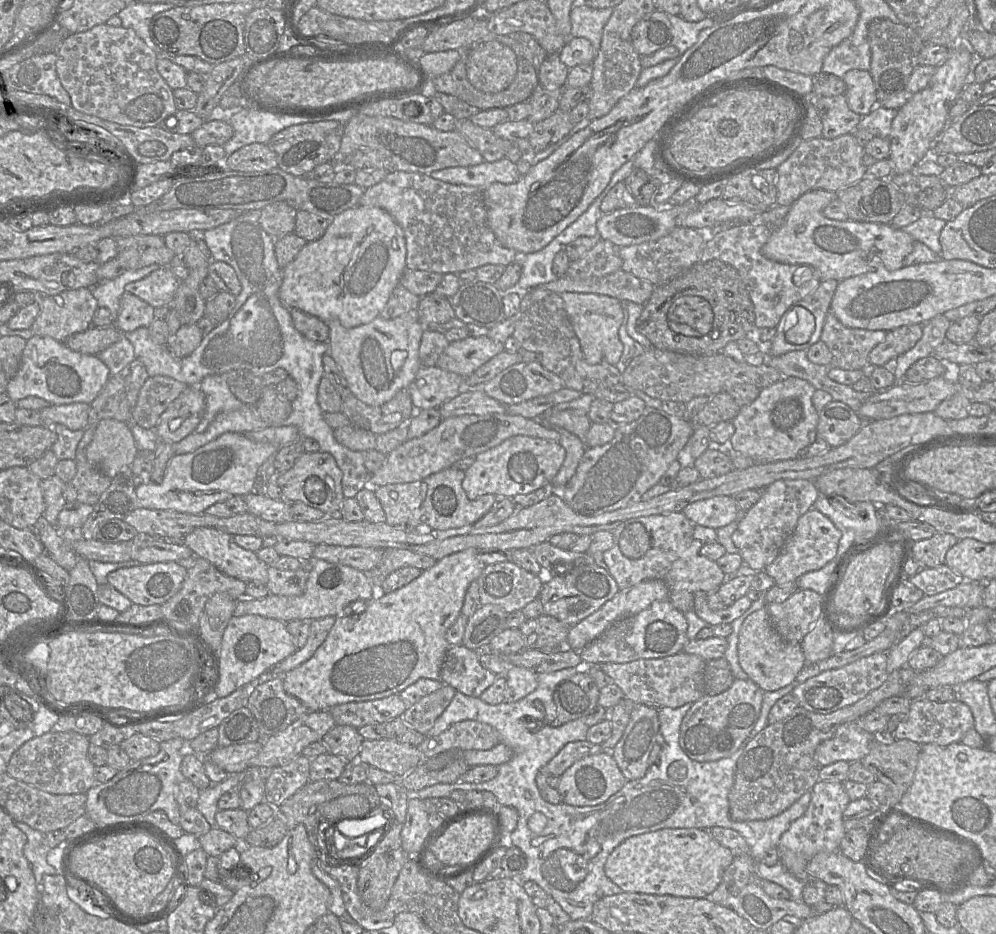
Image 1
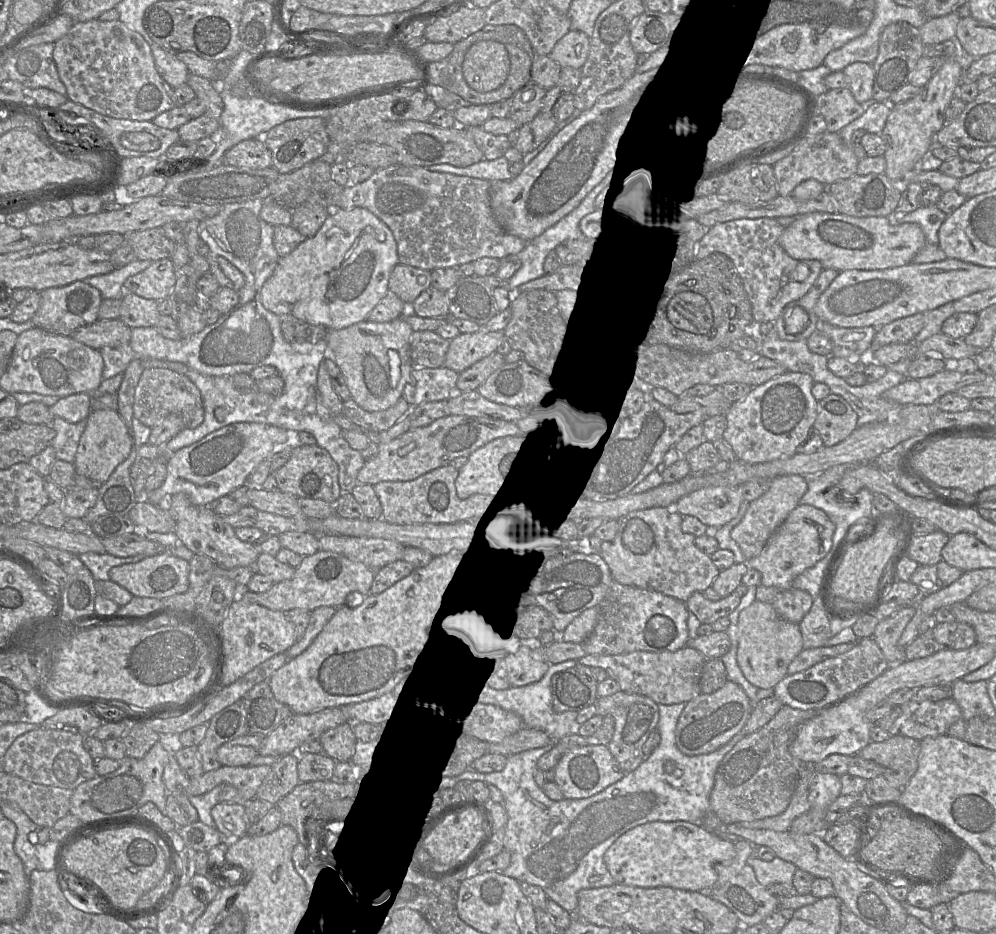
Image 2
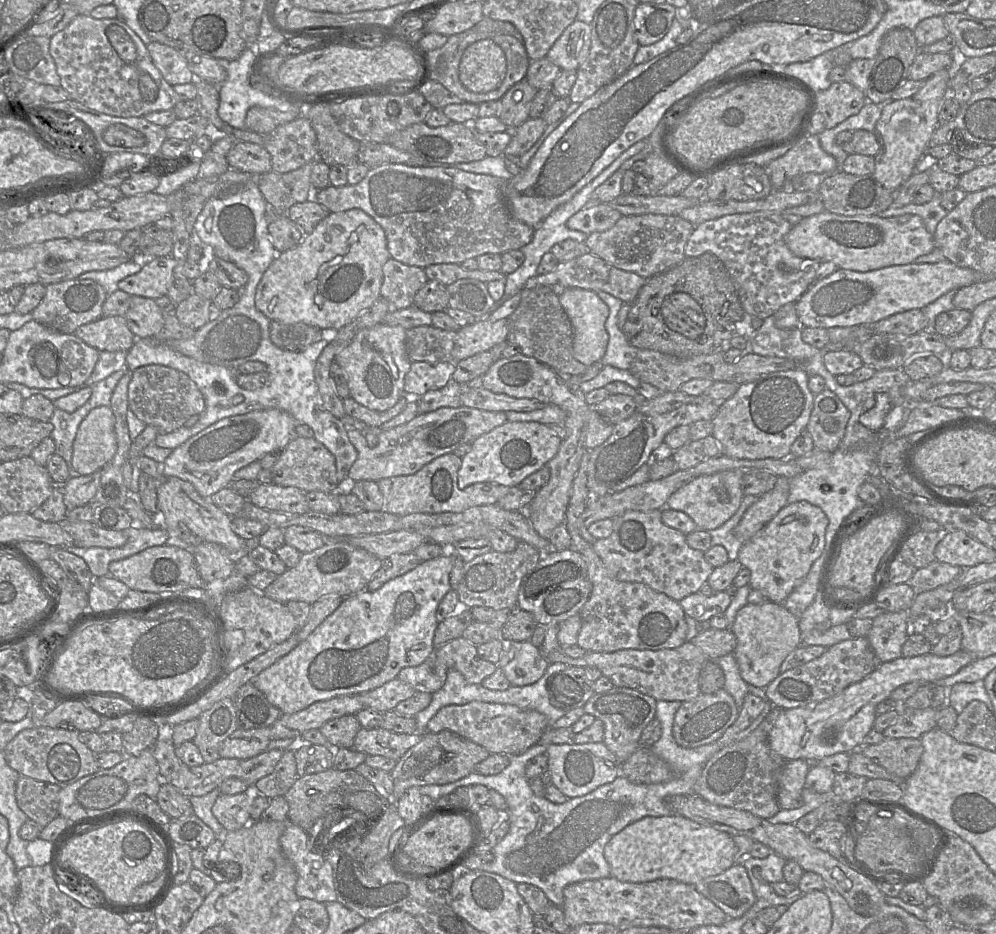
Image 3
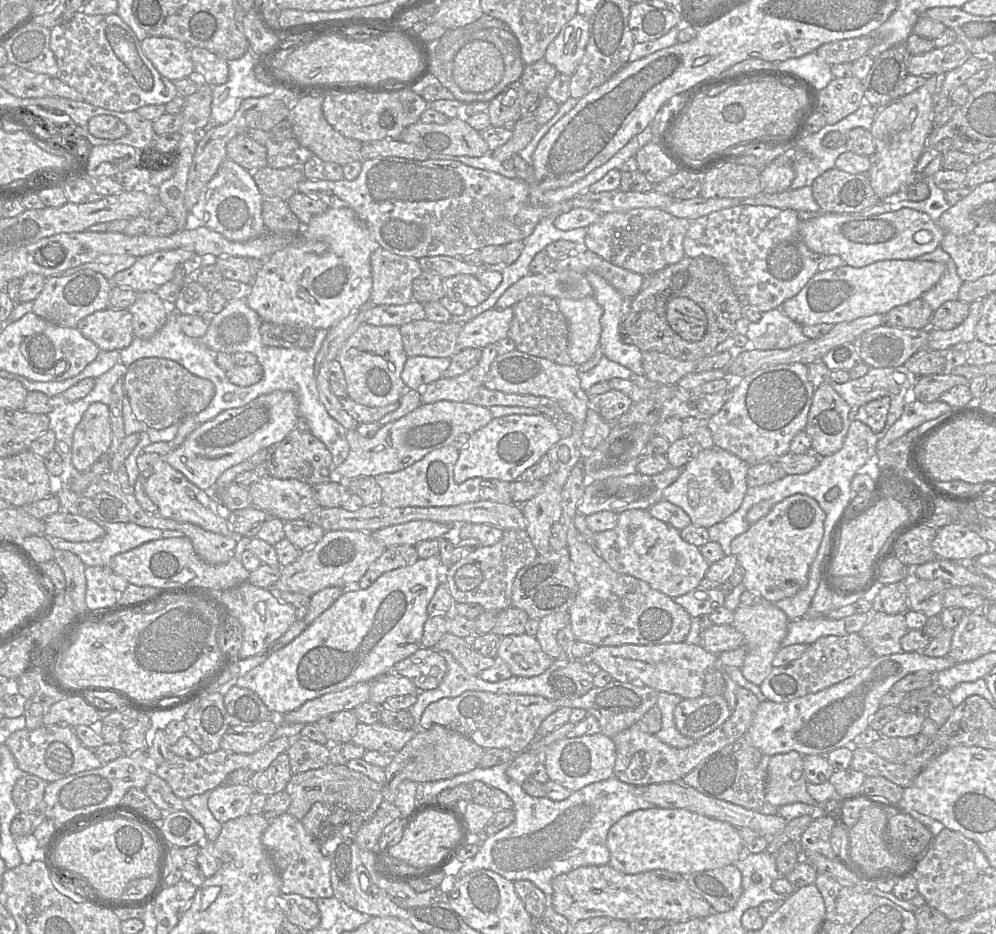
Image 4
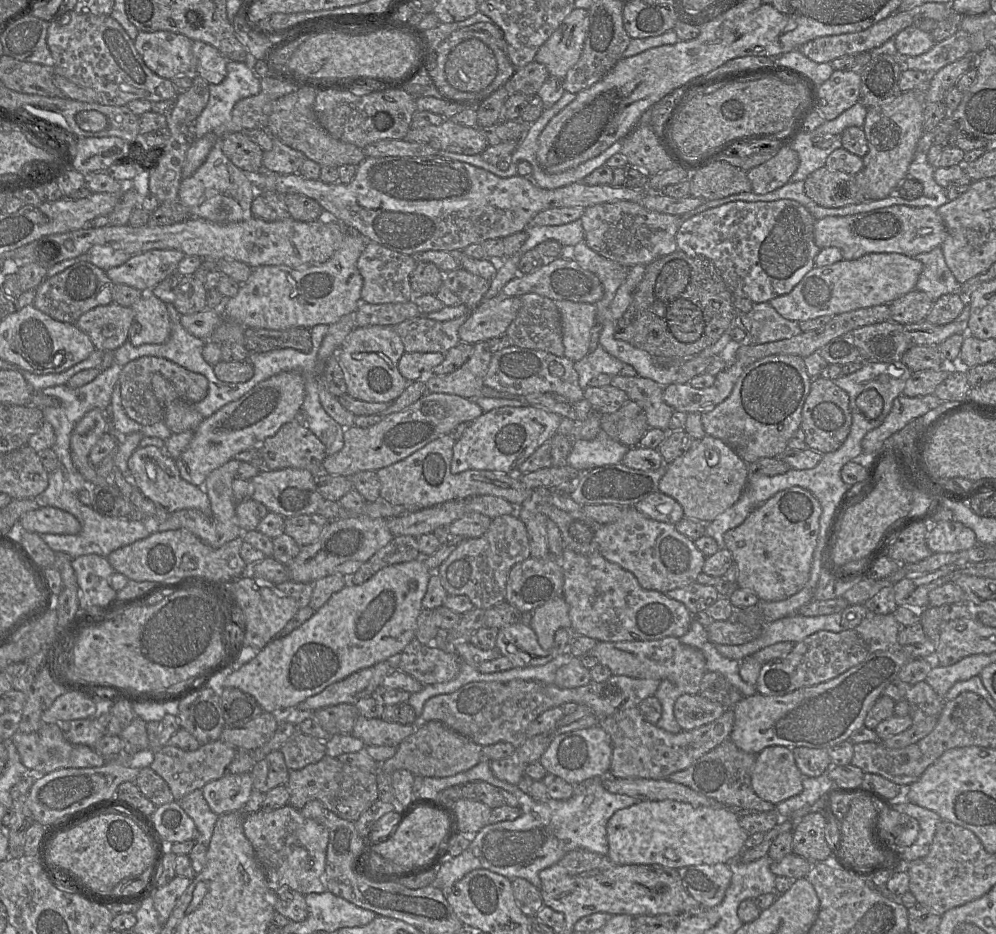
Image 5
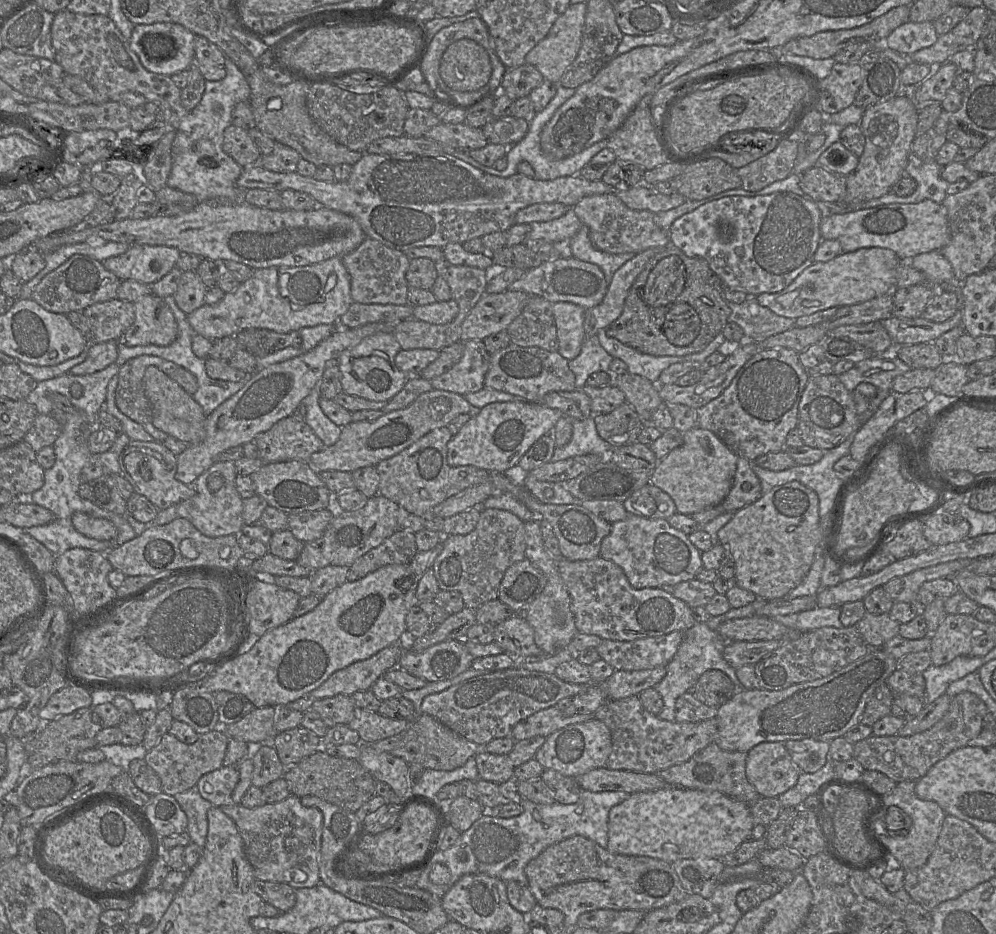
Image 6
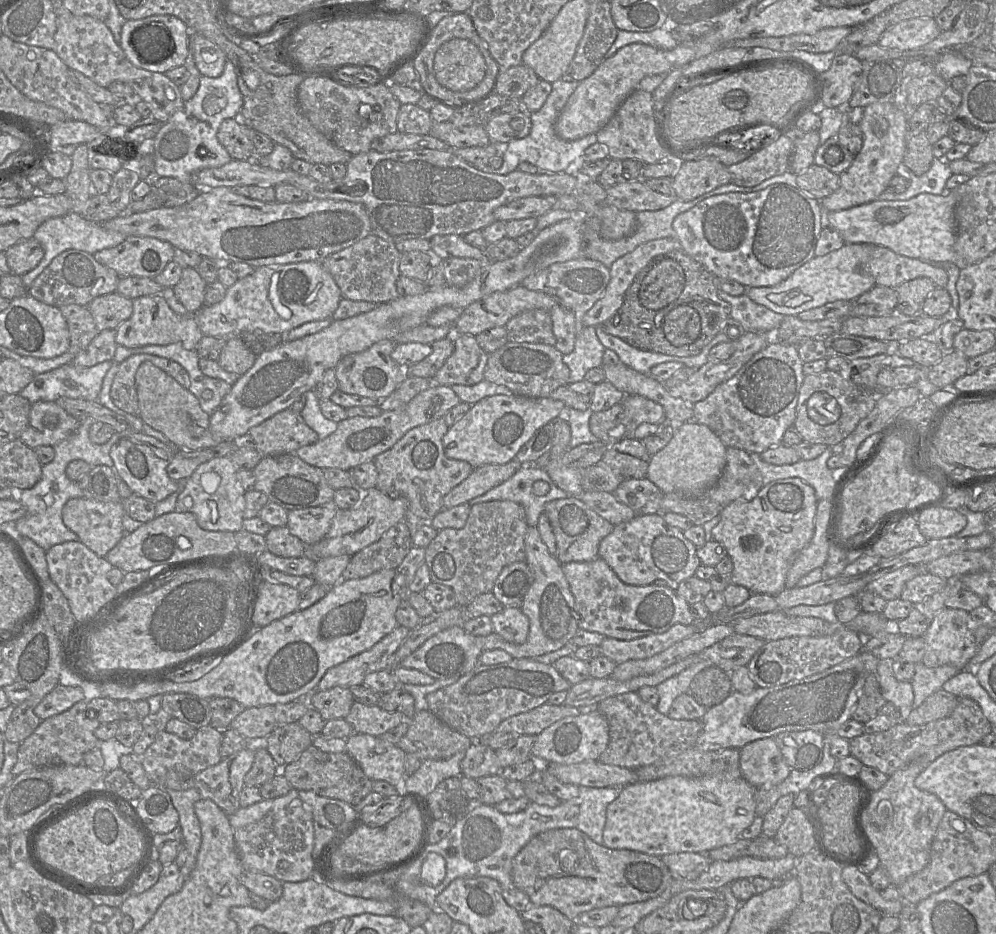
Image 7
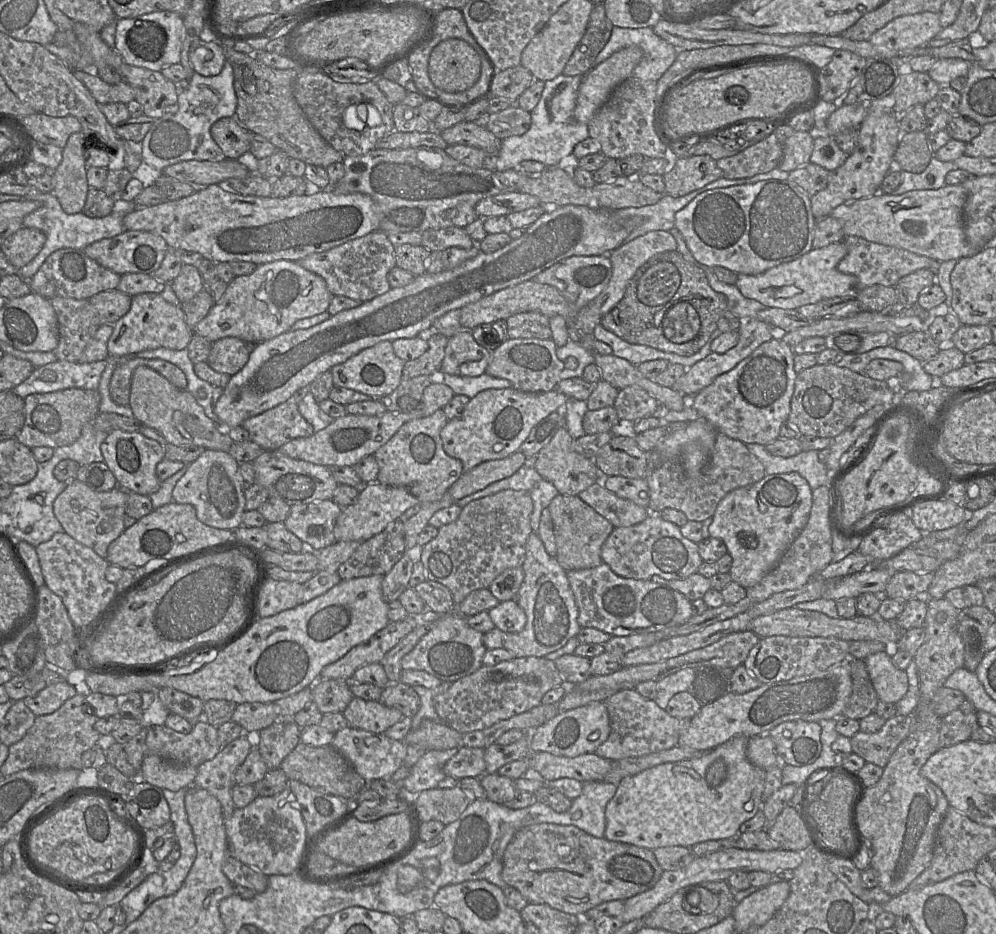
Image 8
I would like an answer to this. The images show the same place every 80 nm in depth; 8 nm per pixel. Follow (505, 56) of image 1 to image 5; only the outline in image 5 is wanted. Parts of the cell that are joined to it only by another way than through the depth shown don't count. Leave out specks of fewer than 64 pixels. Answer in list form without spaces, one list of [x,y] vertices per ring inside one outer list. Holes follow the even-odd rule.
[[[476,38],[453,48],[445,63],[447,81],[464,92],[480,92],[487,88],[495,79],[497,69],[493,51]]]

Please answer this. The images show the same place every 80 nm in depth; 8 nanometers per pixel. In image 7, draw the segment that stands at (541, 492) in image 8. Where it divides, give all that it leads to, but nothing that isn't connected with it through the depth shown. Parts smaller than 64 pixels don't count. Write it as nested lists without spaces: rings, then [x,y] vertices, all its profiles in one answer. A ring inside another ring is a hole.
[[[524,463],[521,469],[509,480],[488,490],[485,494],[469,500],[466,504],[471,507],[481,502],[510,500],[524,508],[528,526],[536,527],[547,503],[568,496],[565,491],[553,482],[545,469]],[[539,480],[545,481],[550,486],[548,493],[543,496],[536,495],[533,490],[533,484]]]

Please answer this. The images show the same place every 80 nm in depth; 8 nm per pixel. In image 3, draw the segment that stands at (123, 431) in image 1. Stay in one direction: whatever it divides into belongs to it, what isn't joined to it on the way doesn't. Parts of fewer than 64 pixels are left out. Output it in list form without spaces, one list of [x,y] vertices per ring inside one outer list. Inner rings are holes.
[[[110,406],[92,409],[81,422],[73,442],[73,470],[78,475],[102,470],[116,451],[115,417]]]

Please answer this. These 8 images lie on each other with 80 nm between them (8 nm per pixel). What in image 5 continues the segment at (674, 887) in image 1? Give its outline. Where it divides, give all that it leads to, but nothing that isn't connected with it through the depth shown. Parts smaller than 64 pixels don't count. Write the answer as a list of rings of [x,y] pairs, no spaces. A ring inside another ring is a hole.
[[[675,800],[638,801],[609,819],[608,857],[618,865],[659,864],[673,869],[727,864],[739,858],[748,836],[740,825],[740,815],[729,807],[695,806]]]

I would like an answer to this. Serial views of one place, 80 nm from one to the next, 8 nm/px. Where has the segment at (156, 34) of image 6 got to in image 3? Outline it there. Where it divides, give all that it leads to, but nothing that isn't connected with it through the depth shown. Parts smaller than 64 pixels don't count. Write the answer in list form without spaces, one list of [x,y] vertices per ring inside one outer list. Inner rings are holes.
[[[157,41],[149,43],[147,50],[153,64],[171,86],[193,81],[193,73],[180,50]]]

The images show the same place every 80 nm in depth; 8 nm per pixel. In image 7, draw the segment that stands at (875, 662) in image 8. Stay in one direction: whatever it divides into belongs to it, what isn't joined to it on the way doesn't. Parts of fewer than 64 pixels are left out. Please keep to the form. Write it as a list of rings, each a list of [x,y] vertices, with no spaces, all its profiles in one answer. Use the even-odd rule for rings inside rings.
[[[880,660],[876,669],[882,695],[887,702],[899,708],[911,708],[914,700],[910,682],[897,680],[892,672],[891,660]]]

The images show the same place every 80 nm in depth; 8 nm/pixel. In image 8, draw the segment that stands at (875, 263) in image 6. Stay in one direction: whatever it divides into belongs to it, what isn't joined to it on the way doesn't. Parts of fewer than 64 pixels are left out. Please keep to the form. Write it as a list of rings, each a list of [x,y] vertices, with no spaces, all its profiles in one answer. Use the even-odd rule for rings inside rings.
[[[843,242],[811,249],[803,256],[756,275],[738,274],[735,286],[743,296],[756,300],[765,307],[795,309],[824,299],[857,293],[857,278],[837,269],[847,253]]]

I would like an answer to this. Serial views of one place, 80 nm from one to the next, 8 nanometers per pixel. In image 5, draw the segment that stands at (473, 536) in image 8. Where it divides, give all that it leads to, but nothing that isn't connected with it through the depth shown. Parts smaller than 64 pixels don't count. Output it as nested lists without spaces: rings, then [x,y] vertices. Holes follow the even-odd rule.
[[[502,515],[491,520],[488,530],[479,538],[456,540],[457,544],[452,553],[445,559],[435,572],[442,586],[449,595],[467,596],[474,607],[488,609],[505,601],[506,583],[512,567],[530,557],[530,546],[526,527],[518,516]]]

